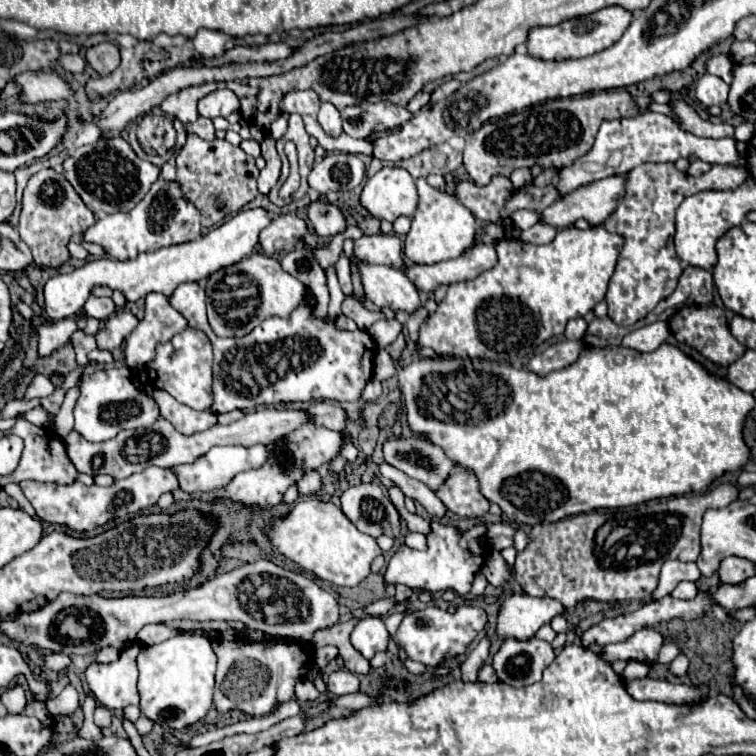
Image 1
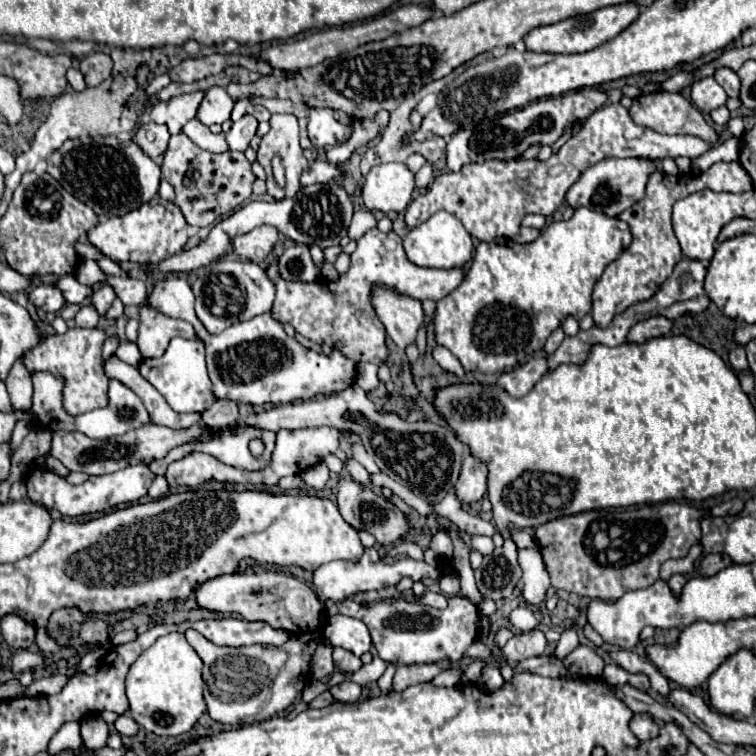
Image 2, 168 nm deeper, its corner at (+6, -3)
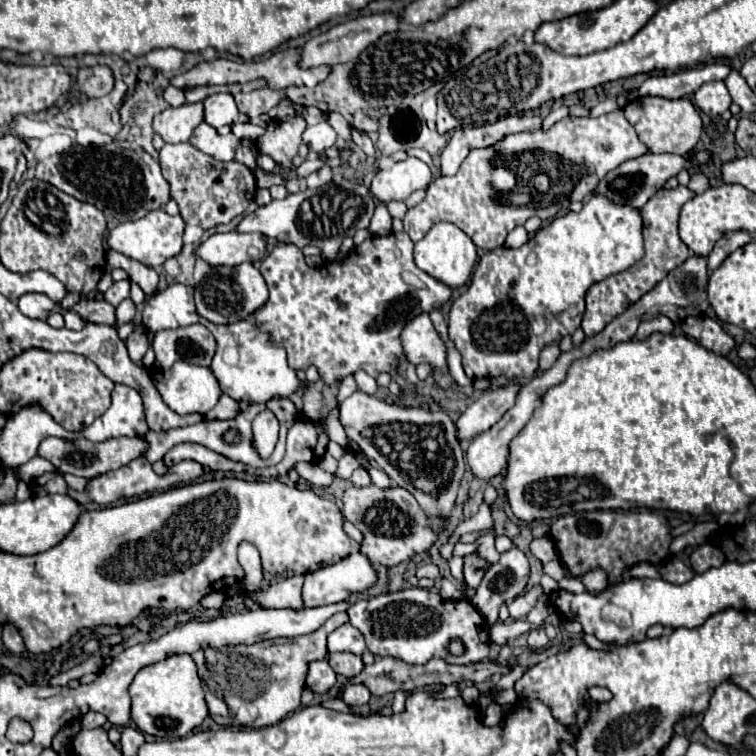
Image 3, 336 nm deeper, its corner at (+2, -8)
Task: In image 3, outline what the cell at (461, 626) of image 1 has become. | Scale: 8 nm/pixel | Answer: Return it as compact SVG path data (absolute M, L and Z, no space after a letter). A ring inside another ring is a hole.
M412 586L412 588L386 592L386 594L368 598L368 600L354 602L348 608L348 616L350 616L350 624L362 632L368 650L376 656L392 656L392 658L402 660L406 664L426 664L432 658L442 658L448 664L472 664L472 662L484 660L490 654L488 626L484 624L484 618L478 614L478 610L466 600L444 600L438 592L432 592L426 588L414 588ZM454 636L462 638L464 644L468 646L464 656L450 656L448 654L446 644Z

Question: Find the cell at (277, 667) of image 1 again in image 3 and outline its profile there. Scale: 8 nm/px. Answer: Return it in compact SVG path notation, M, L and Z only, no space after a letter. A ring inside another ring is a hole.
M346 612L342 616L334 614L322 628L318 628L316 632L306 634L306 636L262 640L258 644L252 644L252 646L238 644L238 646L226 646L222 650L214 650L214 658L210 658L210 660L206 658L206 668L212 674L202 674L202 656L194 656L194 662L198 666L198 676L206 682L206 686L212 694L216 694L218 698L222 698L228 704L228 710L230 710L230 716L214 716L214 720L218 724L224 724L224 726L228 726L228 724L230 726L258 724L256 728L262 728L262 726L272 726L272 724L280 722L284 716L288 716L290 712L298 710L300 708L300 694L304 690L304 680L306 680L306 670L308 670L306 664L310 660L322 660L328 654L326 636L330 634L330 630L338 628L342 622L348 622Z

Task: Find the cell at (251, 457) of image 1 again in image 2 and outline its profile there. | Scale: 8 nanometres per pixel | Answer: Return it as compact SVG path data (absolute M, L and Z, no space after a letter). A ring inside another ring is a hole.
M234 427L234 429L222 429L222 433L214 435L212 441L208 443L186 443L186 445L180 445L176 449L172 449L164 459L160 461L152 461L148 467L156 473L156 475L166 475L166 469L168 469L168 463L174 463L176 459L184 459L184 455L188 455L188 451L204 451L206 455L212 455L214 459L220 459L224 465L230 465L230 467L236 467L236 469L248 469L248 471L258 471L262 467L266 467L266 463L270 461L270 453L274 449L274 441L276 441L276 435L272 431L260 431L260 429L242 429L242 427ZM252 439L262 439L264 443L264 453L260 457L254 457L250 453L250 441Z

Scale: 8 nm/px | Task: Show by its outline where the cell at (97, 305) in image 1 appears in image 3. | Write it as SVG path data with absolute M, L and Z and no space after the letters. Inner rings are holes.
M120 280L120 282L114 282L108 292L104 294L104 298L112 304L112 306L118 306L124 298L130 296L130 280Z

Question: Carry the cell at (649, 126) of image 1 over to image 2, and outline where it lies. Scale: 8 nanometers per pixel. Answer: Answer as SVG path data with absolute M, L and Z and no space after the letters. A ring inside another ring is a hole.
M620 103L604 105L584 123L584 127L576 135L572 135L566 141L566 145L558 151L558 155L552 155L544 163L536 159L534 161L516 159L510 163L486 161L484 165L478 163L464 165L458 173L438 175L426 195L414 197L414 201L406 209L404 221L412 229L422 221L426 221L432 213L444 209L456 215L466 227L466 231L480 241L492 241L494 237L514 237L518 233L524 215L528 213L540 213L546 217L552 215L564 203L564 193L572 187L572 183L580 177L580 173L602 159L608 157L618 157L618 159L636 157L650 161L662 161L666 157L696 159L710 149L712 145L700 137L662 135L654 129L636 125L628 109L624 109Z

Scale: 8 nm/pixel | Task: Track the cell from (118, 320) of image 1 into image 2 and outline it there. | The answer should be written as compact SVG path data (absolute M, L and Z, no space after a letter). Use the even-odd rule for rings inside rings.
M68 329L66 335L46 337L38 347L30 349L24 355L24 363L28 371L50 371L52 375L62 375L66 379L64 387L64 409L70 415L80 415L98 407L106 407L106 391L108 377L100 365L102 345L106 341L106 333L102 329Z

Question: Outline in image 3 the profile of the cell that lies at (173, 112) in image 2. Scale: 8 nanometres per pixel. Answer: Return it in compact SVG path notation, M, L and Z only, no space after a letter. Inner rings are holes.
M196 102L196 104L184 104L180 108L168 108L164 112L160 112L156 118L154 118L154 132L162 136L164 142L188 142L194 128L204 120L204 108L202 108L202 102Z

